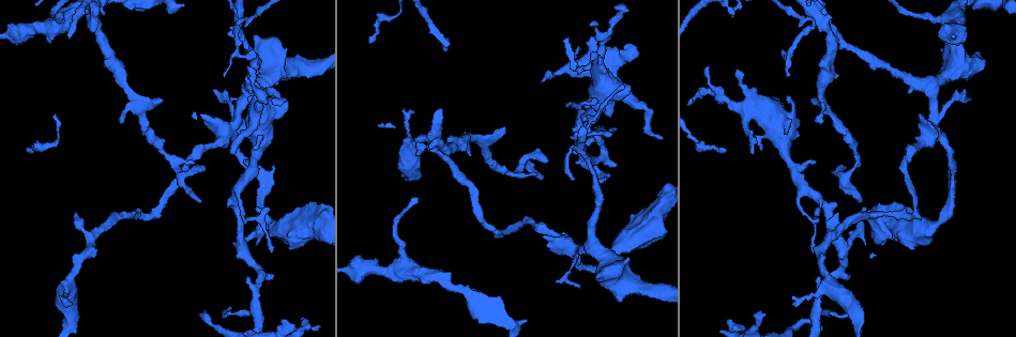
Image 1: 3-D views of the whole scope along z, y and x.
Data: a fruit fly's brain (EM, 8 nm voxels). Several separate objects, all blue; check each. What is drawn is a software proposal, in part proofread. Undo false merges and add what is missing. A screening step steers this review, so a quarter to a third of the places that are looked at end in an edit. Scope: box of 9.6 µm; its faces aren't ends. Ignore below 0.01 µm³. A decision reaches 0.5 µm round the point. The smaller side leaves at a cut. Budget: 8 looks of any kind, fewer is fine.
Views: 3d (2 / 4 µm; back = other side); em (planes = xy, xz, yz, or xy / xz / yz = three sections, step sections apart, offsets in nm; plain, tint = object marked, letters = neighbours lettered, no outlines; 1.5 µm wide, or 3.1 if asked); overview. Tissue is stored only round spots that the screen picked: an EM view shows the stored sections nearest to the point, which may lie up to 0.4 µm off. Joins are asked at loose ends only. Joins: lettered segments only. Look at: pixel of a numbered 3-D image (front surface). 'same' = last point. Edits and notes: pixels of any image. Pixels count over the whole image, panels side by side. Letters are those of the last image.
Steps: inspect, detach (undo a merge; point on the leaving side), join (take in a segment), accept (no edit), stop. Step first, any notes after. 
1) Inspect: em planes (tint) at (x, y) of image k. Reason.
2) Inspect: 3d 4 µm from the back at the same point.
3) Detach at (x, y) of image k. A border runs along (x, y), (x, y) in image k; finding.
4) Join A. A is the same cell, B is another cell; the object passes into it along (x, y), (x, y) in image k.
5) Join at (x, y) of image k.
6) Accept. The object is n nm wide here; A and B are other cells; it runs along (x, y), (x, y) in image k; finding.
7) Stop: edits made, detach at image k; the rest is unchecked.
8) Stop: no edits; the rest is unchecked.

Inspect: em planes (plain) at (229, 309) of image 1. Branch stops here.

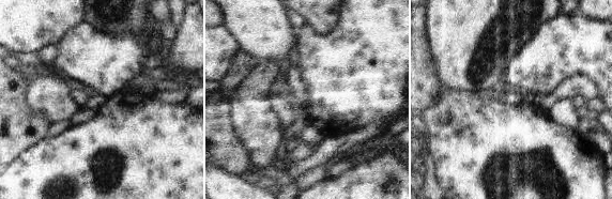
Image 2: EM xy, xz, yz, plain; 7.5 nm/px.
Inspect: em planes (letters) at the same point. See the neighbours.

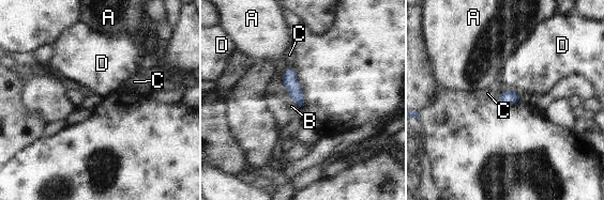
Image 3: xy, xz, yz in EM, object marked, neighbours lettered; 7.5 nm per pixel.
Accept. The object is 100 nm wide here; the longest contact is with B, 90 nm; A, B, C and D are other cells; none of them fits.

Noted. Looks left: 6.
Inspect: 3d 2 µm at (534, 173) of image 1. Tapers out.

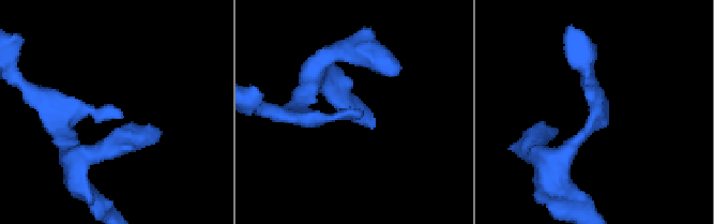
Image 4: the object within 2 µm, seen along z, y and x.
Inspect: em planes (plain) at (120, 112) of image 4.

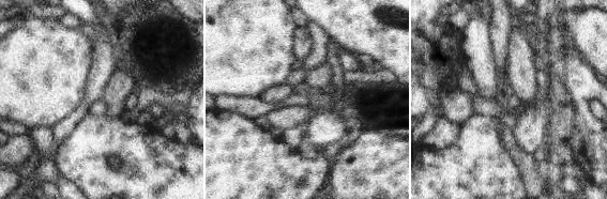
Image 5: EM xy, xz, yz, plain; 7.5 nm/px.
Inspect: em planes (letters) at the same point.

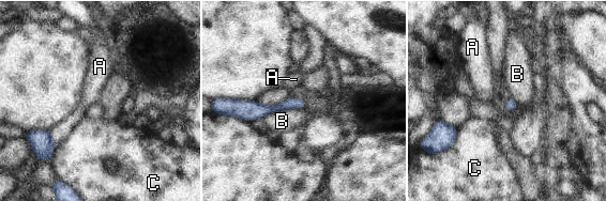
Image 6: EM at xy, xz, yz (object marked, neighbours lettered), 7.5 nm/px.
Accept. A, B and C are other cells; a border runs along (304, 107), (281, 109), (262, 118) in image 6; no lettered segment goes on from it.

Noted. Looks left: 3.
Inspect: 3d 4 µm from the back at (796, 304) of image 1. Branch stops here.

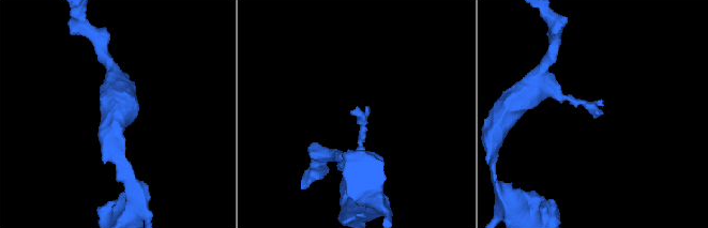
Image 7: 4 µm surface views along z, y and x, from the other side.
Inspect: em yz step 8 (plain) at (600, 114) of image 7.

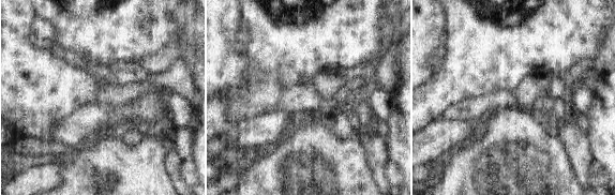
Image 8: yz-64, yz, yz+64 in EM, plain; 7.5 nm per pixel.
Inspect: em yz step 8 (letters) at the same point. What lies round it.

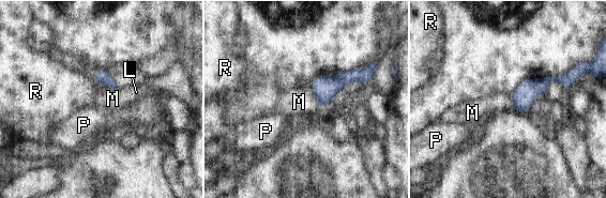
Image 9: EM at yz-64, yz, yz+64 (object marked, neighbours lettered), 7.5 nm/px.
Accept. L, M, P and R are other cells; a border runs along (311, 88), (319, 106) in image 9; none of them fits.

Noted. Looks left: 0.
Stop: no edits; the rest is unchecked.

